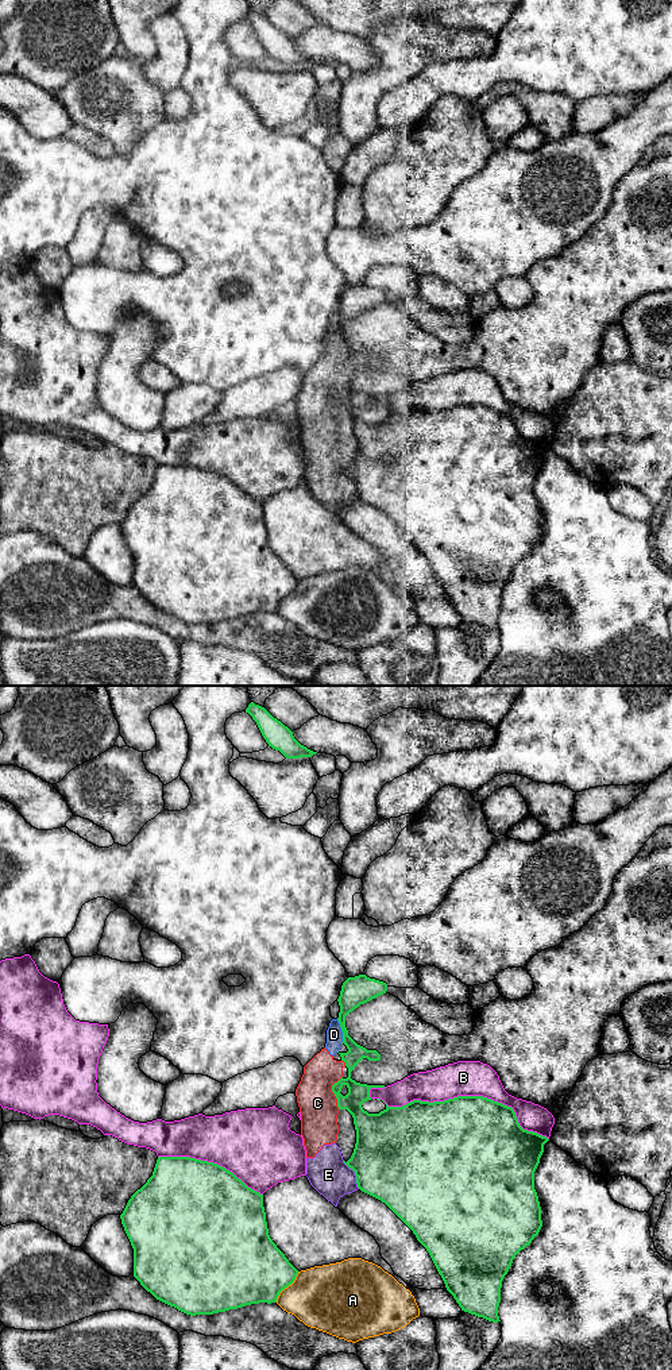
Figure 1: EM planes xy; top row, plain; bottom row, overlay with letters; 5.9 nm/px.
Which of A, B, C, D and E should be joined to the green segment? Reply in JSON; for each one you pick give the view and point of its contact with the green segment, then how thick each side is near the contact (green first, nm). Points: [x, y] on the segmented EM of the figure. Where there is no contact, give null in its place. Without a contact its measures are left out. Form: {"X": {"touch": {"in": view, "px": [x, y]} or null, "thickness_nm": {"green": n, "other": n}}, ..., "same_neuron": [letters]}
{"same_neuron": []}

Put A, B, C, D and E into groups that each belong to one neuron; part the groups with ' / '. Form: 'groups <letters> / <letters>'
groups A / B / C D E

